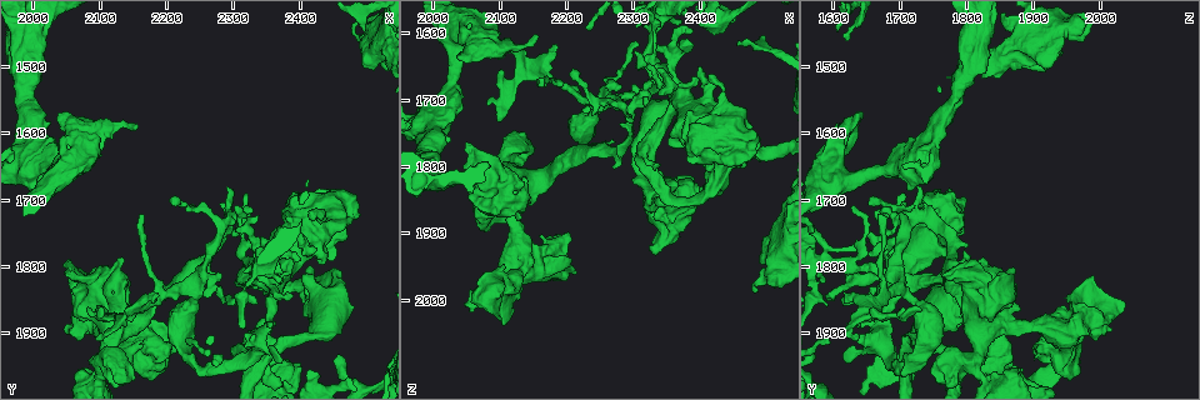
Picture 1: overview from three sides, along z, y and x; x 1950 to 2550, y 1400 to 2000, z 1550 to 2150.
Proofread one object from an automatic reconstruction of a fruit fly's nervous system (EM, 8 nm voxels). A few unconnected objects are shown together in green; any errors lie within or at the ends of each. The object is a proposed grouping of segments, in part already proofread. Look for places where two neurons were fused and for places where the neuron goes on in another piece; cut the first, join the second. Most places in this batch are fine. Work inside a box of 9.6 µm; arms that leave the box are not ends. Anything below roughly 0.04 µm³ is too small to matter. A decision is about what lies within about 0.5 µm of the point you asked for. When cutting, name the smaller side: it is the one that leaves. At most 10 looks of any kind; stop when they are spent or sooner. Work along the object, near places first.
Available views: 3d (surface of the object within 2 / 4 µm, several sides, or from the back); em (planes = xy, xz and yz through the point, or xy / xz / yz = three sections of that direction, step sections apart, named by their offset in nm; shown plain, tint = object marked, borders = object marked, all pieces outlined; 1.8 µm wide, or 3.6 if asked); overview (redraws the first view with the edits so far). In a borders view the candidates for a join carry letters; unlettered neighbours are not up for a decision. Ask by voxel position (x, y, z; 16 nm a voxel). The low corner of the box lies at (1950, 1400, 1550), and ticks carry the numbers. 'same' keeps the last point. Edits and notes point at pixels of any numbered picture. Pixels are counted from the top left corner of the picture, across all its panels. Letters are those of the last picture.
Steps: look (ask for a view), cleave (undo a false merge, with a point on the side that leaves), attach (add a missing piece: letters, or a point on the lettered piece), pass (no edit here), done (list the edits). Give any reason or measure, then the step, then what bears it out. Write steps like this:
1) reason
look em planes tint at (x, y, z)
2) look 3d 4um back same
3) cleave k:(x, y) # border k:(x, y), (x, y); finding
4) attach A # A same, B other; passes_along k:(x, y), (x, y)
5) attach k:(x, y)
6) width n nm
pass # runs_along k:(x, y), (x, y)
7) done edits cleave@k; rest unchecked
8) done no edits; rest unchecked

three-way junction
look em 3.6um planes borders at (2095, 1970, 1830)

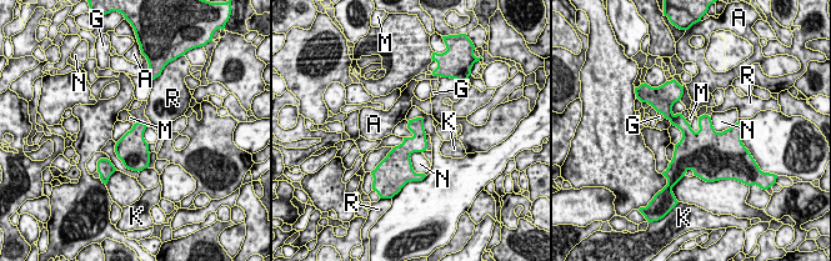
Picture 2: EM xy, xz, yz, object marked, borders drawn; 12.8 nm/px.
longest_contact N 340 nm
pass # A other, G other, K other, M other, N other, R other; border 2:(404, 137), (393, 147); one neuron here

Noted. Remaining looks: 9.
an open end
look em xy step 4 tint at (2045, 1815, 1765)

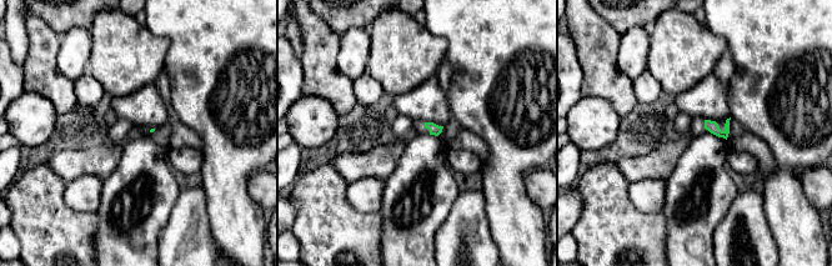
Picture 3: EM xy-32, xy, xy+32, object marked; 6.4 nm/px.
look em yz step 16 borders same

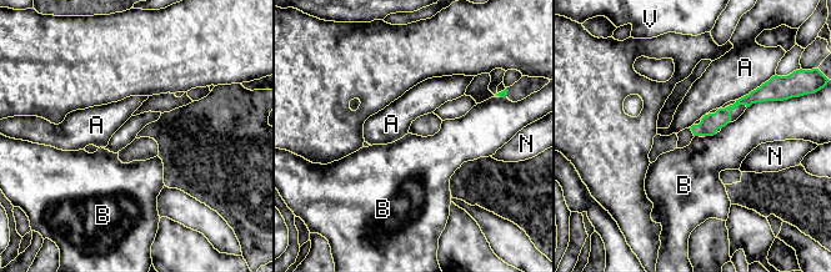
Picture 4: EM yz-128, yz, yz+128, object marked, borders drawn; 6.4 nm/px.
longest_contact A 200 nm
pass # A other, B other, N other, V other; no lettered piece goes on from it

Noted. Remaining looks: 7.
thick turns thin
look em xy step 8 borders at (2010, 1515, 1785)

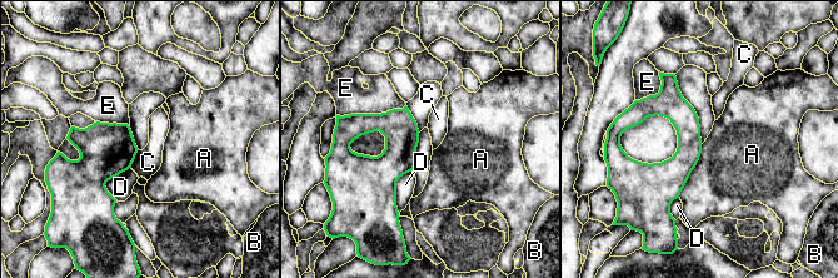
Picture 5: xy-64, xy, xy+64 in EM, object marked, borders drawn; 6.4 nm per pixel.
pass # A other, B other, C other, D other, E other; border 5:(702, 144), (699, 159), (678, 197); continuous, no second neuron

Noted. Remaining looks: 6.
thick turns thin
look em 3.6um planes tint at (2515, 1445, 1940)

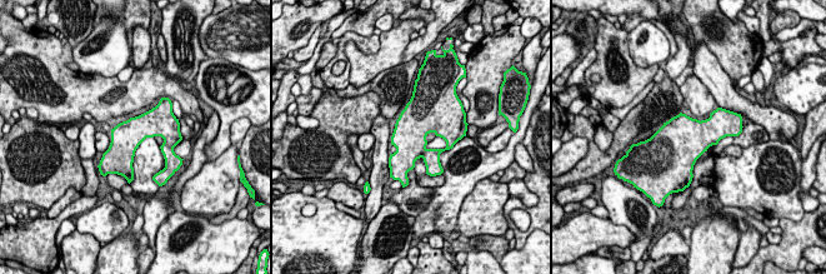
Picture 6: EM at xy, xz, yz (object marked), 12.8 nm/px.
what lies round it
look em 3.6um planes borders same

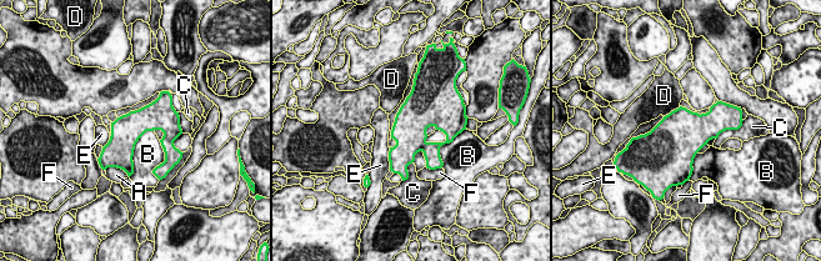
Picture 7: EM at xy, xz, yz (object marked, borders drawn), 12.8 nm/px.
pass # A other, B other, C other, D other, E other, F other; border 7:(153, 130), (135, 145), (131, 174); one neuron here

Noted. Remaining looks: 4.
done no edits; rest unchecked

